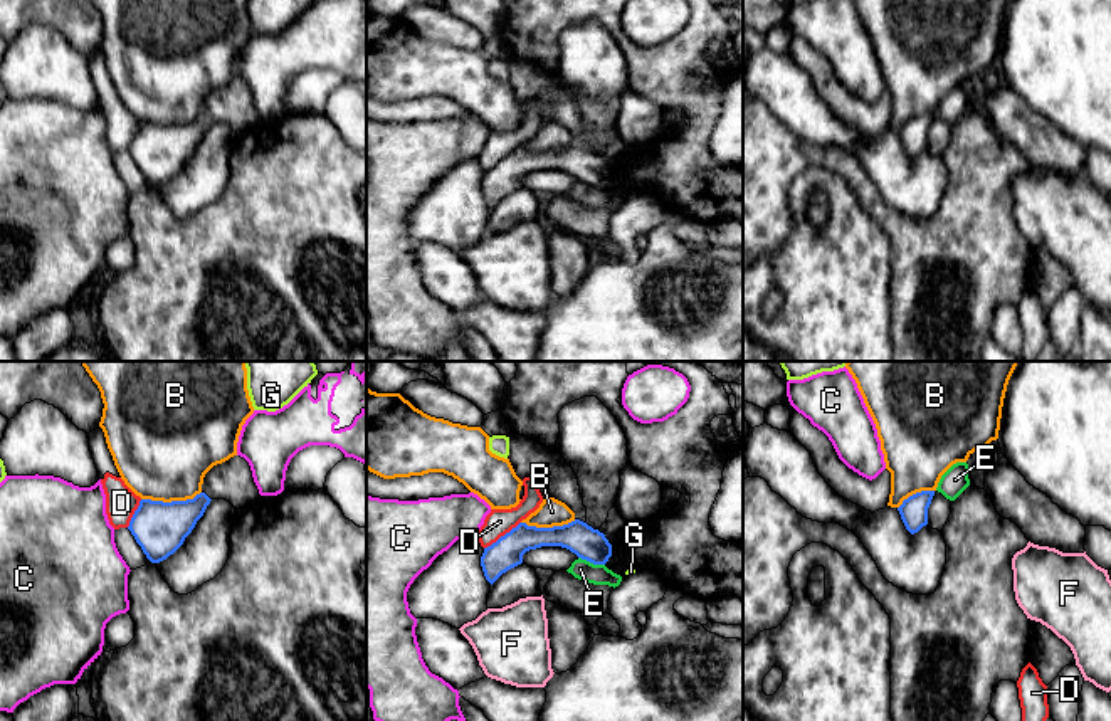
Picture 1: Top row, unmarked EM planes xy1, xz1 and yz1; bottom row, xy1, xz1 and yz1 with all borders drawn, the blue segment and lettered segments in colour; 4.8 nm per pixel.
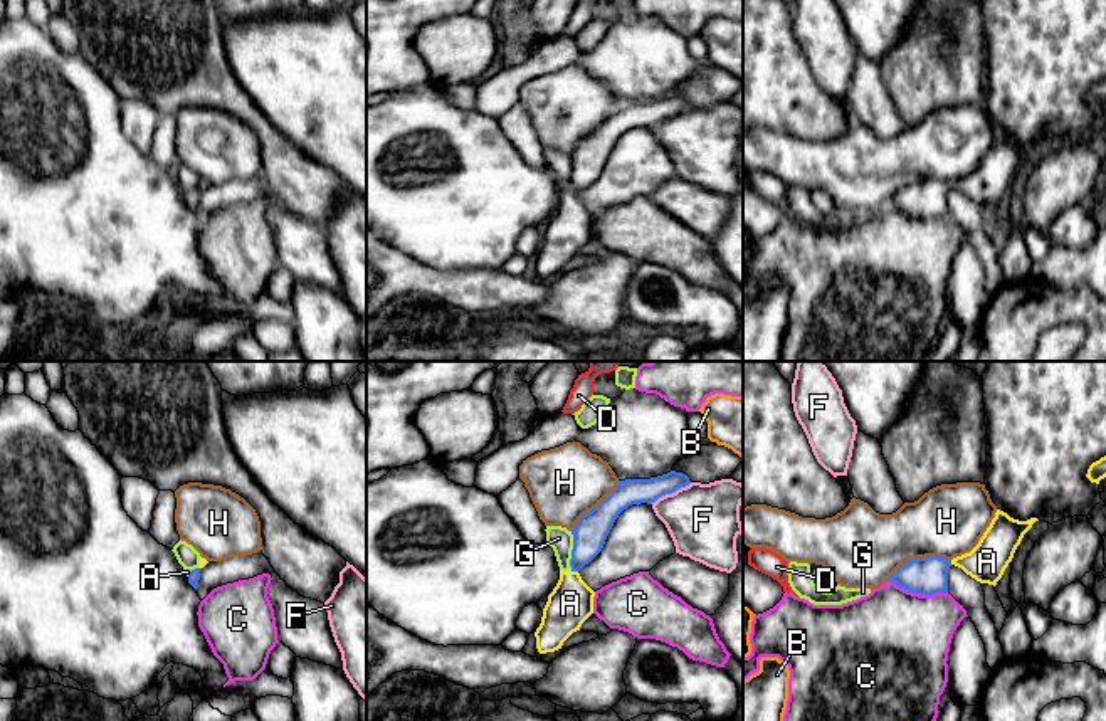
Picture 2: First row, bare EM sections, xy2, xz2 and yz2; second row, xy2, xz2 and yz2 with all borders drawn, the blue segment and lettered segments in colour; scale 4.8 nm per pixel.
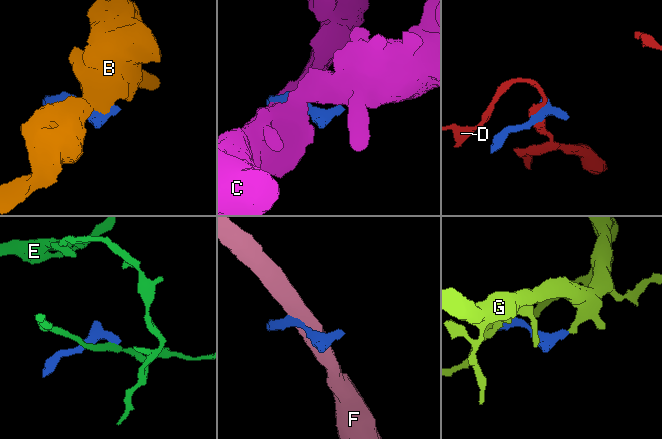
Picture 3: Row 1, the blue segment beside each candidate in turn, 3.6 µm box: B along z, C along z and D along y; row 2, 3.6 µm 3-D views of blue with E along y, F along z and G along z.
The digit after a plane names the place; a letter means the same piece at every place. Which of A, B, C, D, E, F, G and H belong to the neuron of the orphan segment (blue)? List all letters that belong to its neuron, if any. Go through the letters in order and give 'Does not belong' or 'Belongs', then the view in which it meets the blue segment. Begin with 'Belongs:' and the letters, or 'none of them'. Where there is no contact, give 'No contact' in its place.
Belongs: A
A: Belongs. Touches blue in xz2
B: Does not belong. Touches blue in xy1
C: Does not belong. Touches blue in yz2
D: Does not belong. Touches blue in xz1
E: Does not belong. Touches blue in xz1
F: Does not belong. Touches blue in xz2
G: Does not belong. Touches blue in xz2
H: Does not belong. Touches blue in yz2

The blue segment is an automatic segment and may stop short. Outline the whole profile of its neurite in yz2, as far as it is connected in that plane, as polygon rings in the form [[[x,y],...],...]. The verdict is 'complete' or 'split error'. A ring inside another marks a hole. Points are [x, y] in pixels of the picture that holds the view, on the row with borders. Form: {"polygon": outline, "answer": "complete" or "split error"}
{"polygon": [[[940,556],[911,560],[893,573],[891,582],[919,595],[946,593],[950,566],[951,561]]], "answer": "complete"}

